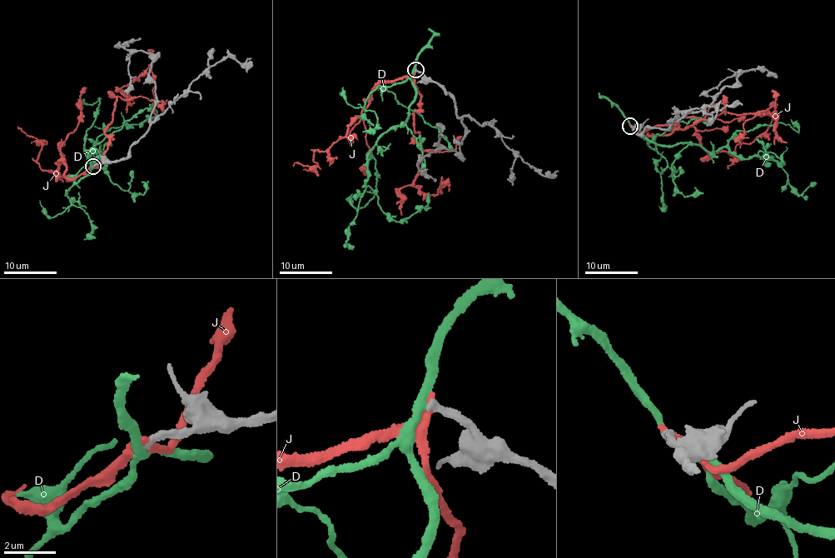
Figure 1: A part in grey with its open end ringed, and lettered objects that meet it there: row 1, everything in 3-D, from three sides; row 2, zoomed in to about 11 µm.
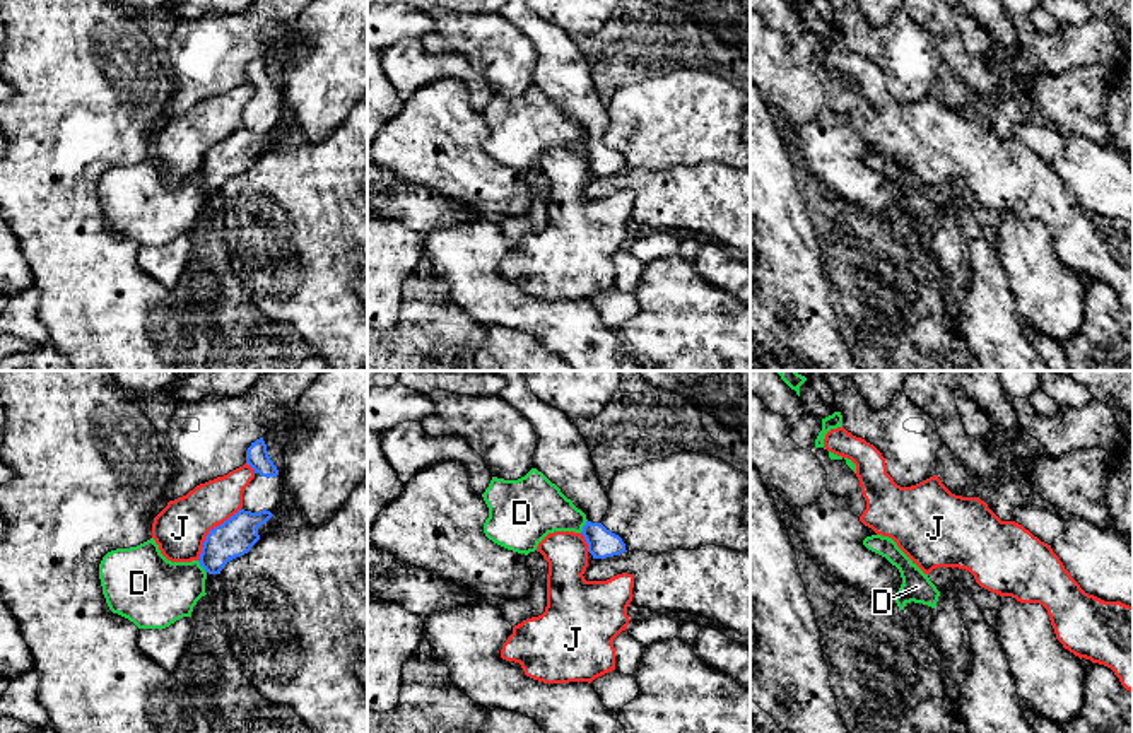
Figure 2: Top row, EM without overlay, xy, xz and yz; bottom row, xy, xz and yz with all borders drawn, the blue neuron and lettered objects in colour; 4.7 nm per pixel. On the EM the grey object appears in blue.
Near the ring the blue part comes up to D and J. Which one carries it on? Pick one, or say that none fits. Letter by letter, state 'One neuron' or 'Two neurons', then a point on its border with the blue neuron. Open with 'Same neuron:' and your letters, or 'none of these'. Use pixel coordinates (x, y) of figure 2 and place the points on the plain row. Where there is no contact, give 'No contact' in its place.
Same neuron: none of these
D: Two neurons. Touches blue at xy (202, 183)
J: Two neurons. Touches blue at xy (209, 149)

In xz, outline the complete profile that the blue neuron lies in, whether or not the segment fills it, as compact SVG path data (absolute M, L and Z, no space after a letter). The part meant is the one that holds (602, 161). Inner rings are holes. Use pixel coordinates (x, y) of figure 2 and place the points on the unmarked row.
M506 0L501 14L533 43L537 51L533 85L542 89L586 132L588 138L581 150L593 176L624 171L622 155L602 142L608 128L607 104L596 94L590 65L574 38L538 17L530 0Z

